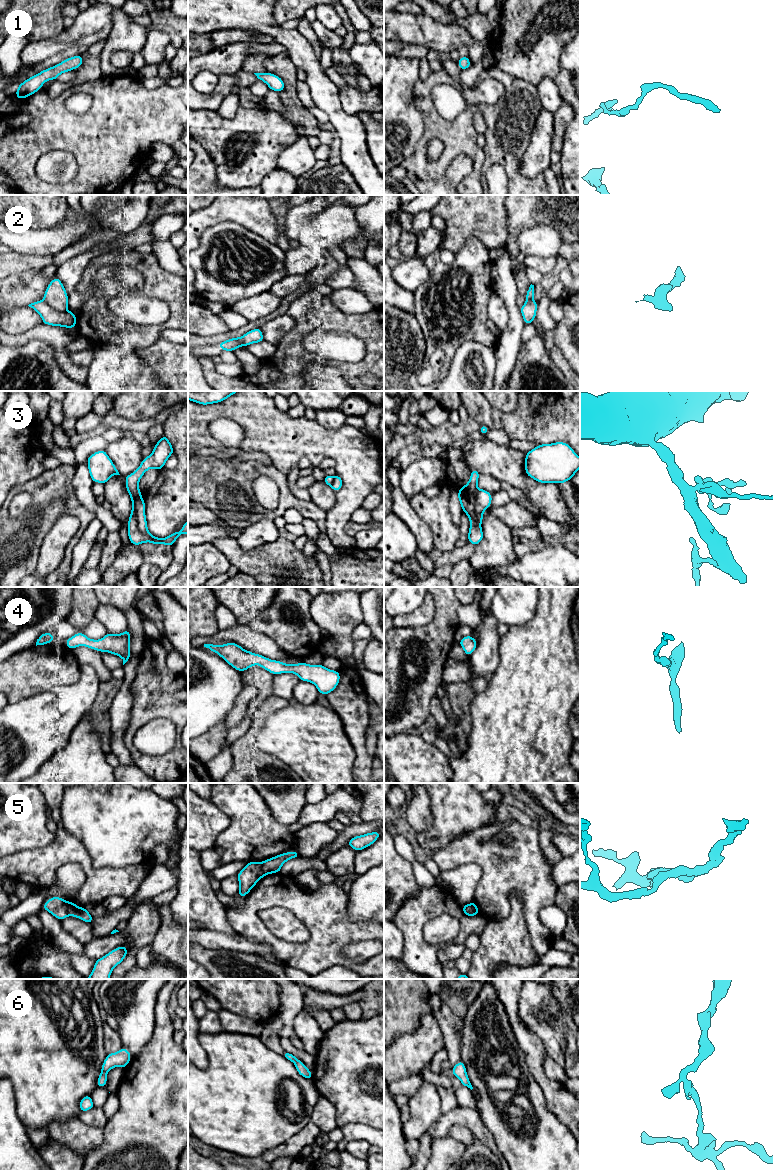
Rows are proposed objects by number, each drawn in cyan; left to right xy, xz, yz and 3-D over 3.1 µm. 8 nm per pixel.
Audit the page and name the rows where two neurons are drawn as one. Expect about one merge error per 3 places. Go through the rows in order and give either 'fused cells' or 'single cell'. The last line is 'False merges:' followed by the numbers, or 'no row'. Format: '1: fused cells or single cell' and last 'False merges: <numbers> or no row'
1: single cell
2: fused cells
3: fused cells
4: single cell
5: single cell
6: single cell
False merges: 2, 3

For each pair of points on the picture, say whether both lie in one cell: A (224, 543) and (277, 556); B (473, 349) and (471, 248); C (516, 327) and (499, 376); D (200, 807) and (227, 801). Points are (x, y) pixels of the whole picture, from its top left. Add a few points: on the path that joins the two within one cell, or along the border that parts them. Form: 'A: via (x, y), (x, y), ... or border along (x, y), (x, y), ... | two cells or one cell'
A: via (237, 555), (264, 556) | one cell
B: border along (493, 348), (476, 341), (464, 341), (454, 353) | two cells
C: via (511, 339), (506, 350), (505, 364) | one cell
D: border along (212, 801), (229, 818), (229, 822) | two cells

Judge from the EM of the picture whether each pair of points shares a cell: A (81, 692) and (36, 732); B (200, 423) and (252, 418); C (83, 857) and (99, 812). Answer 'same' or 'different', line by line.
A: same
B: same
C: different

